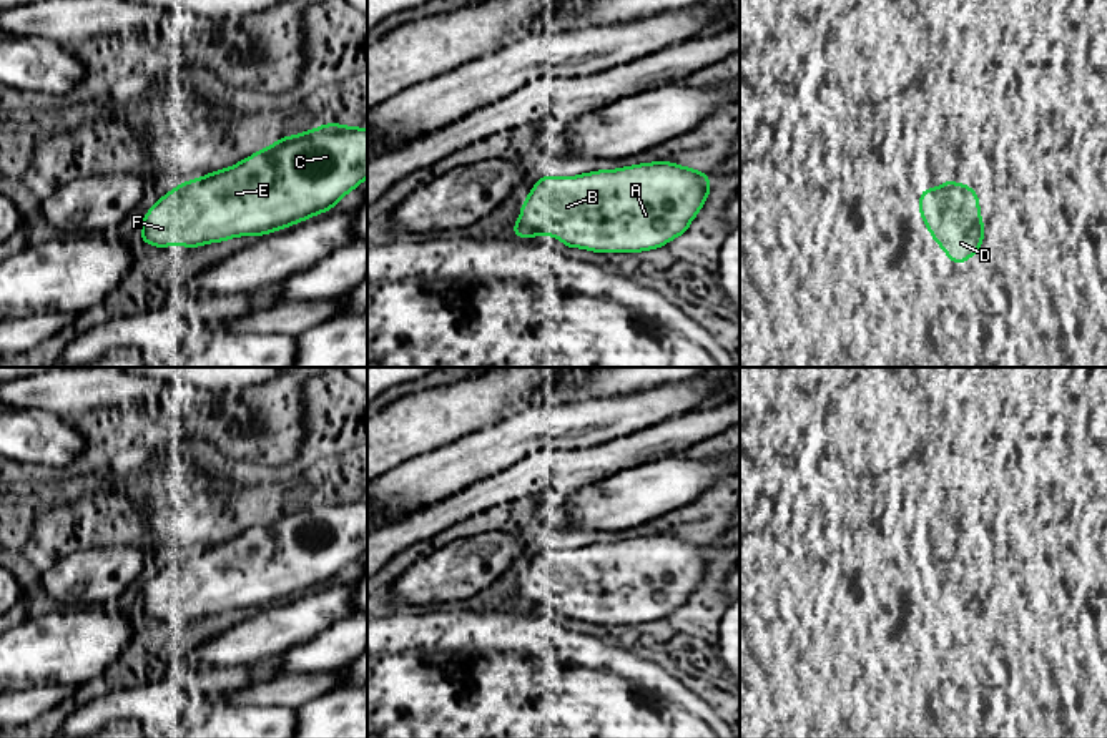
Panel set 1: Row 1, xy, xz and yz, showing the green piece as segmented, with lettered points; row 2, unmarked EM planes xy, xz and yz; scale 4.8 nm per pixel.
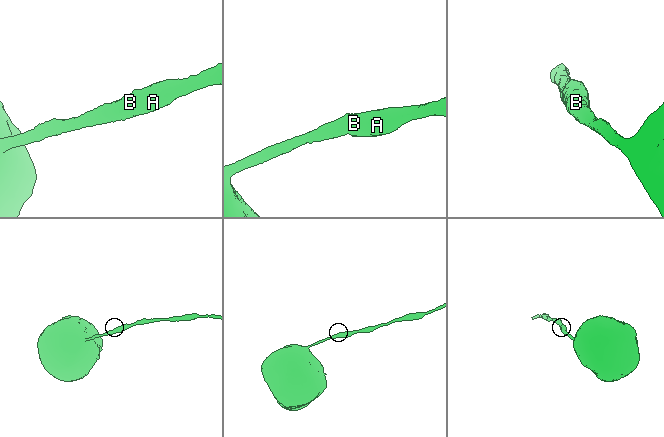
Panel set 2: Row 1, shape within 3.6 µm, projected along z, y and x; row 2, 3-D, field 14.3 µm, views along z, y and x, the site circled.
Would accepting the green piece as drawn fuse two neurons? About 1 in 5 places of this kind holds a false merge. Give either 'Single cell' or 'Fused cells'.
Single cell

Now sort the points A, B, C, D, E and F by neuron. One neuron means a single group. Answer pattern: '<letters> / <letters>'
A B C D E F

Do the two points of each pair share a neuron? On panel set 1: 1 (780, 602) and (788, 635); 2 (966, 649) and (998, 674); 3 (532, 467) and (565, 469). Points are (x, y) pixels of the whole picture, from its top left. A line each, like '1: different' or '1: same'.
1: different
2: same
3: same

